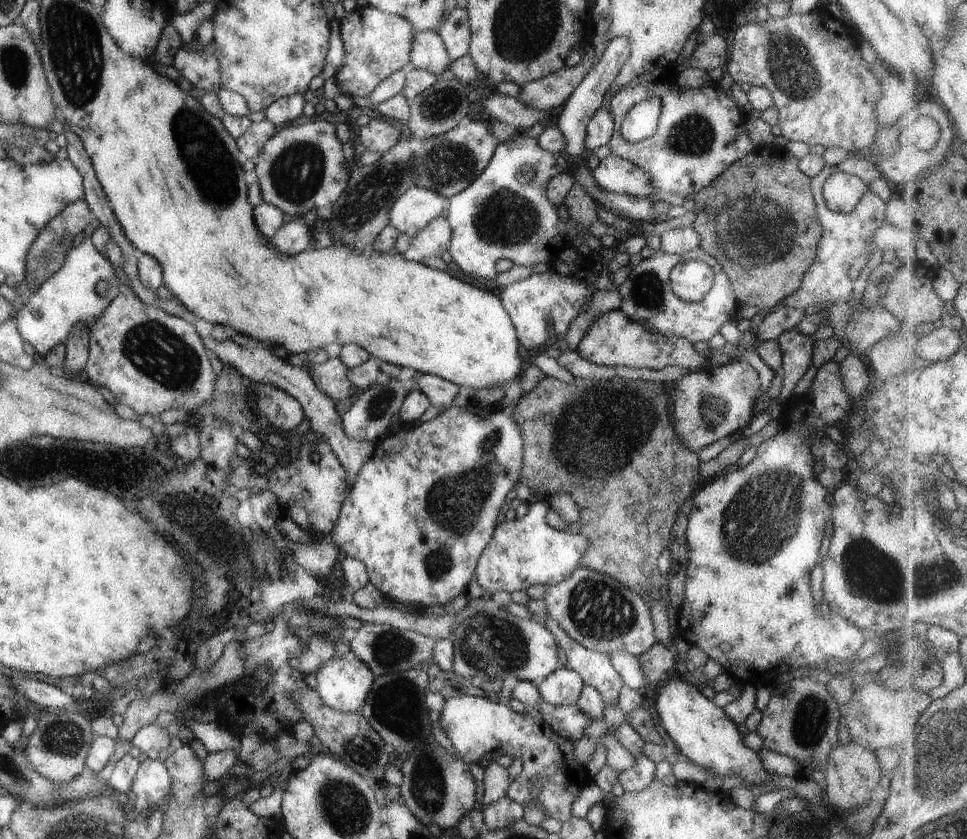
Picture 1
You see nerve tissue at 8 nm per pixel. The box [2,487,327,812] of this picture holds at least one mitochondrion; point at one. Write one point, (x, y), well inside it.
(66, 739)

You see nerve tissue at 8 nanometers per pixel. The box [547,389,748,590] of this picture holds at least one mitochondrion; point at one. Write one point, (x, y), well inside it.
(712, 409)

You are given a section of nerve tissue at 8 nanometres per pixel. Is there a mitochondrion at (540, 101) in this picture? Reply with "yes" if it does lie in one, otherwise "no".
no

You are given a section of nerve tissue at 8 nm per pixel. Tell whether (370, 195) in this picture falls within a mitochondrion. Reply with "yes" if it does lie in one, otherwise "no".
yes

